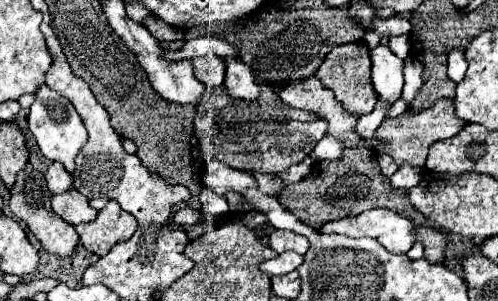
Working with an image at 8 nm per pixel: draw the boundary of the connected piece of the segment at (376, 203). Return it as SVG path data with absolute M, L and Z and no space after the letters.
M358 145L354 149L352 147L344 149L344 157L340 161L316 163L312 173L306 179L288 185L280 193L278 201L282 203L284 209L292 211L296 219L300 219L302 223L306 223L312 229L320 229L328 221L358 215L360 211L378 209L378 207L392 209L398 215L406 217L414 223L434 227L434 223L426 221L426 217L416 207L412 207L412 203L408 203L404 189L392 189L390 179L380 171L378 153L364 145Z

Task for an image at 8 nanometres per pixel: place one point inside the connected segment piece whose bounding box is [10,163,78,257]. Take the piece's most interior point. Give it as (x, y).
(29, 197)

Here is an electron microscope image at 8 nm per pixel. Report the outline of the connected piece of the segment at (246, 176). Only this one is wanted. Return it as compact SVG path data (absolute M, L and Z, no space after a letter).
M212 161L208 165L204 185L210 187L218 197L226 197L226 193L230 193L230 191L238 193L238 191L248 189L248 187L258 187L256 179L250 173L230 169L218 161Z

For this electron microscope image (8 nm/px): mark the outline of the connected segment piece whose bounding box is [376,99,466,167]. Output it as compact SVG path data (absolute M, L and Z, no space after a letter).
M440 99L434 107L414 115L410 111L398 115L396 119L384 119L382 125L376 129L376 137L386 141L386 145L376 147L378 153L386 153L390 155L396 165L420 165L424 167L426 155L428 155L428 147L440 139L448 139L452 135L456 135L458 131L464 129L466 123L462 123L456 115L454 115L454 103L450 99Z

